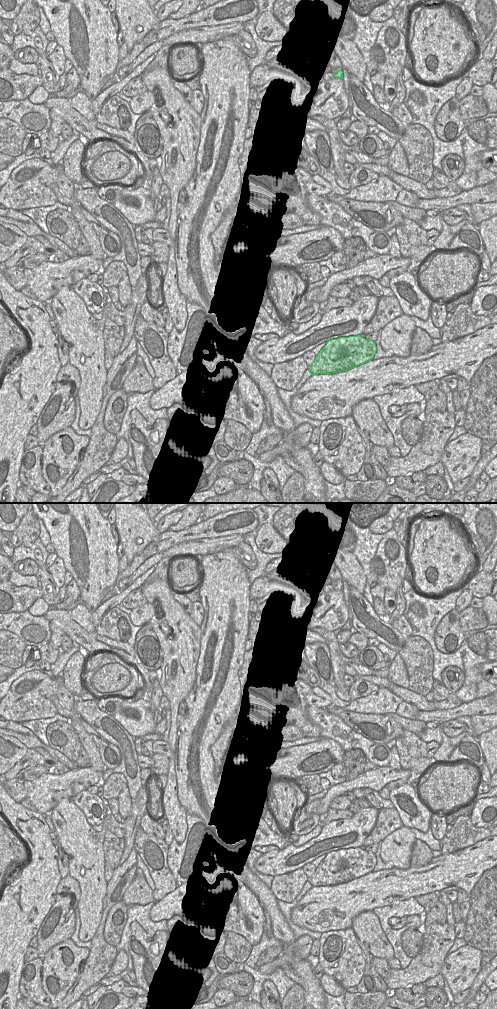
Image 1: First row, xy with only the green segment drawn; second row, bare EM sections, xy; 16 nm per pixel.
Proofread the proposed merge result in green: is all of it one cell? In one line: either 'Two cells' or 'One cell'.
Two cells.

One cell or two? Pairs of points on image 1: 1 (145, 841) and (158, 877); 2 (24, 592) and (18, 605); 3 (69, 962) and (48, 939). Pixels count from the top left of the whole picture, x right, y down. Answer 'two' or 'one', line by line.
1: one
2: one
3: two

